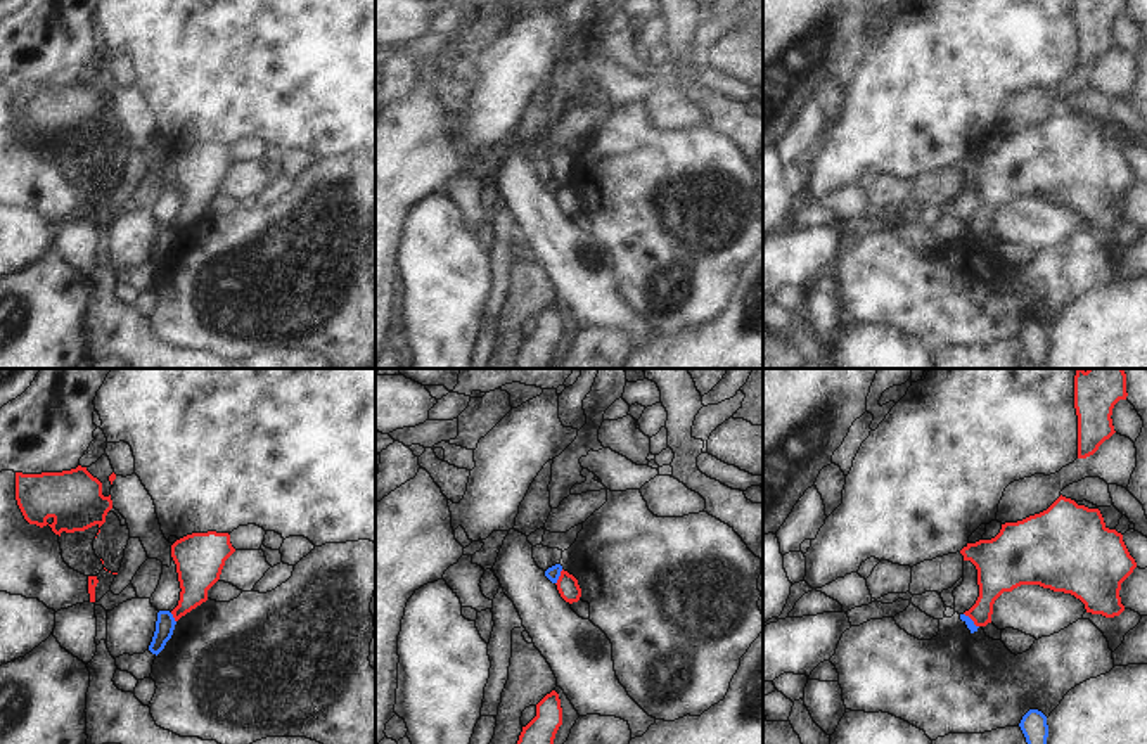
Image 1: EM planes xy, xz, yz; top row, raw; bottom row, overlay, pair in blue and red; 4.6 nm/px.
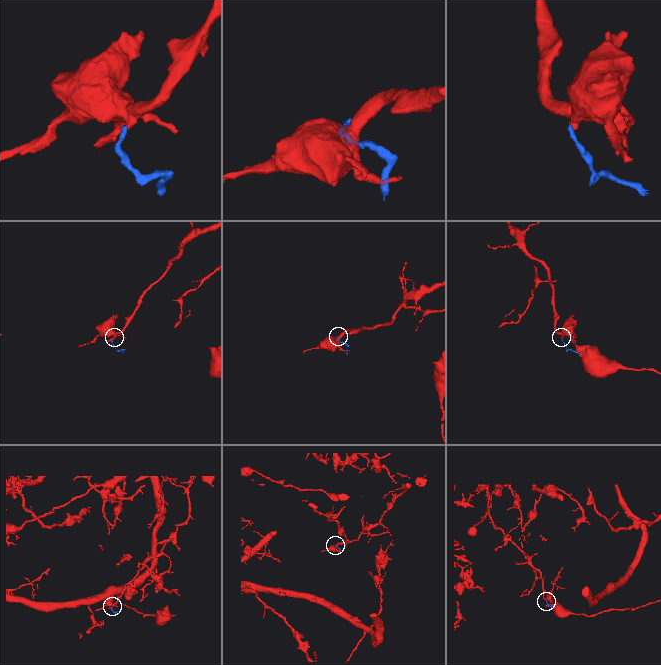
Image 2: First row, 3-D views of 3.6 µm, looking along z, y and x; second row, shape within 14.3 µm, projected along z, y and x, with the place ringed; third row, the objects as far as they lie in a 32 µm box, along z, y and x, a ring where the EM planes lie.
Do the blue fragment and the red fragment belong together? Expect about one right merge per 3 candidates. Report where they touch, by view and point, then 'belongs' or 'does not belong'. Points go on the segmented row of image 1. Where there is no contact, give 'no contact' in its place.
meets blue in xz at (559, 575); does not belong

